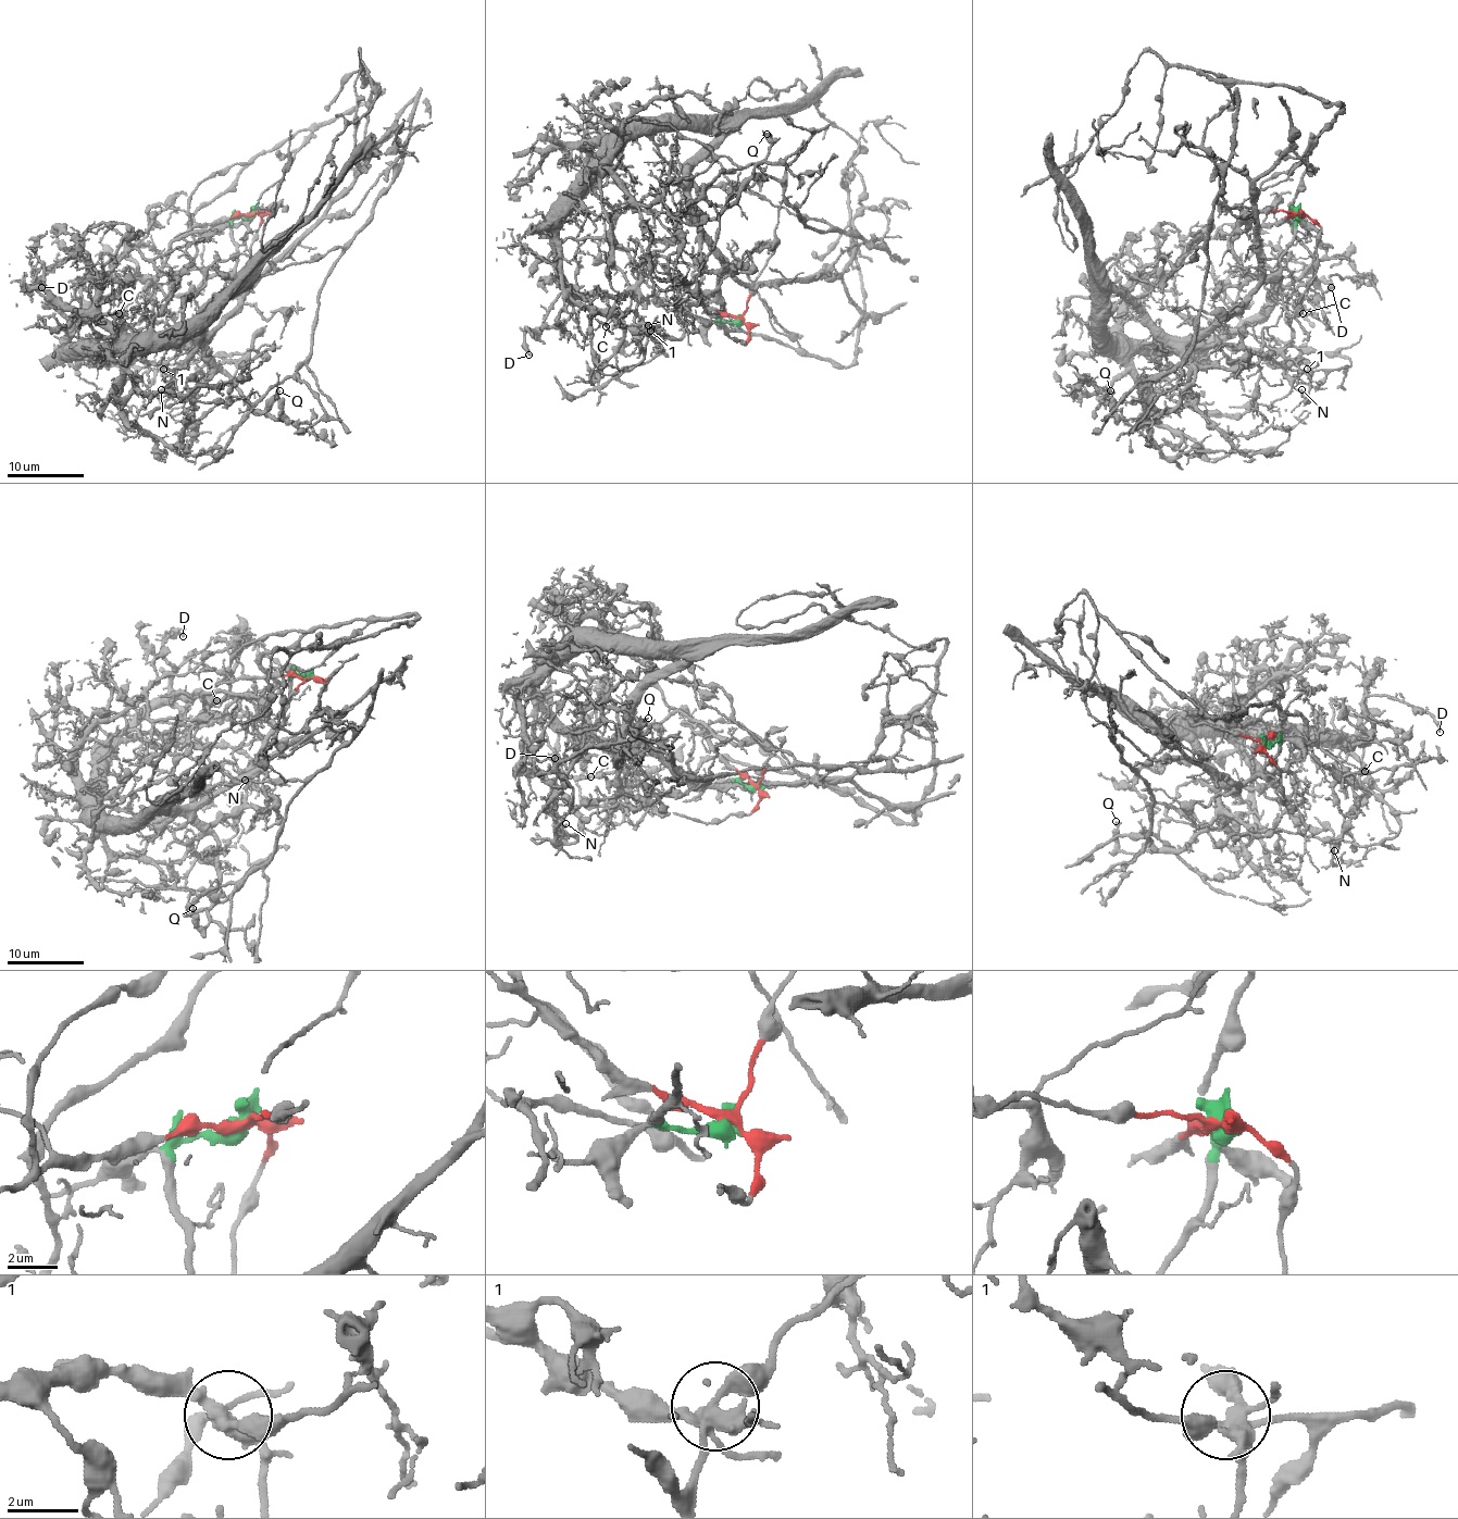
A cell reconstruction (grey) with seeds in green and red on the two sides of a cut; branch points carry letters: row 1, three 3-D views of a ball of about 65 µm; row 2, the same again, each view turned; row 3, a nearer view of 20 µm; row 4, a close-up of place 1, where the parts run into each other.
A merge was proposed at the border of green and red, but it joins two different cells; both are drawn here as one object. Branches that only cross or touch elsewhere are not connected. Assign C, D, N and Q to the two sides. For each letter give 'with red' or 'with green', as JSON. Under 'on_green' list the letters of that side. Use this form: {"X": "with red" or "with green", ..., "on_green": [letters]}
{"C": "with green", "D": "with green", "N": "with green", "Q": "with green", "on_green": ["C", "D", "N", "Q"]}

